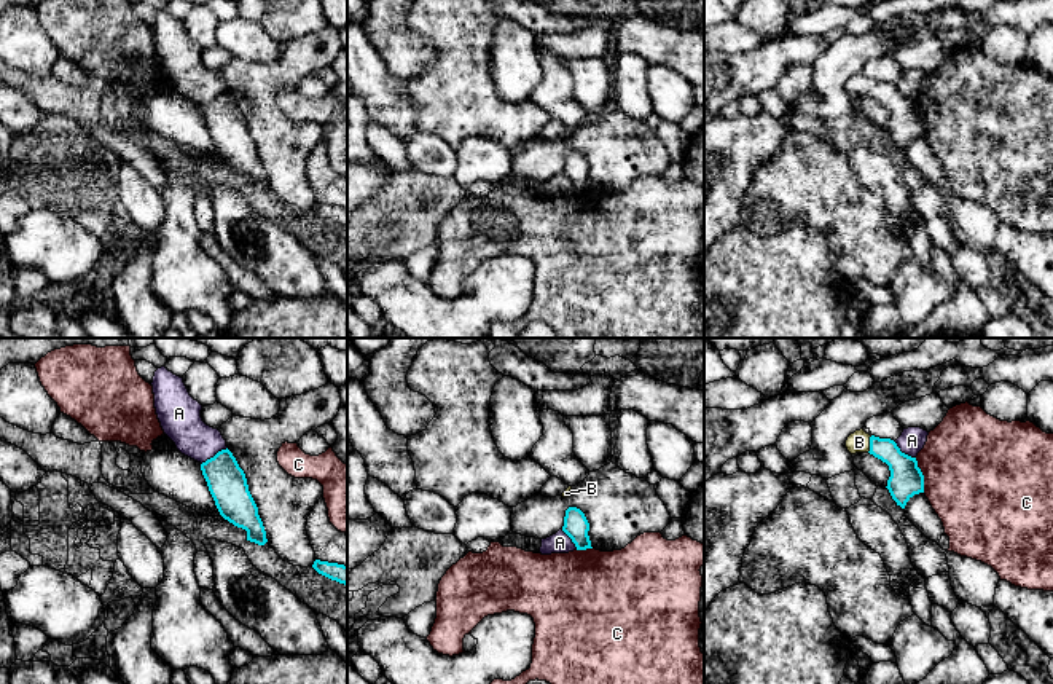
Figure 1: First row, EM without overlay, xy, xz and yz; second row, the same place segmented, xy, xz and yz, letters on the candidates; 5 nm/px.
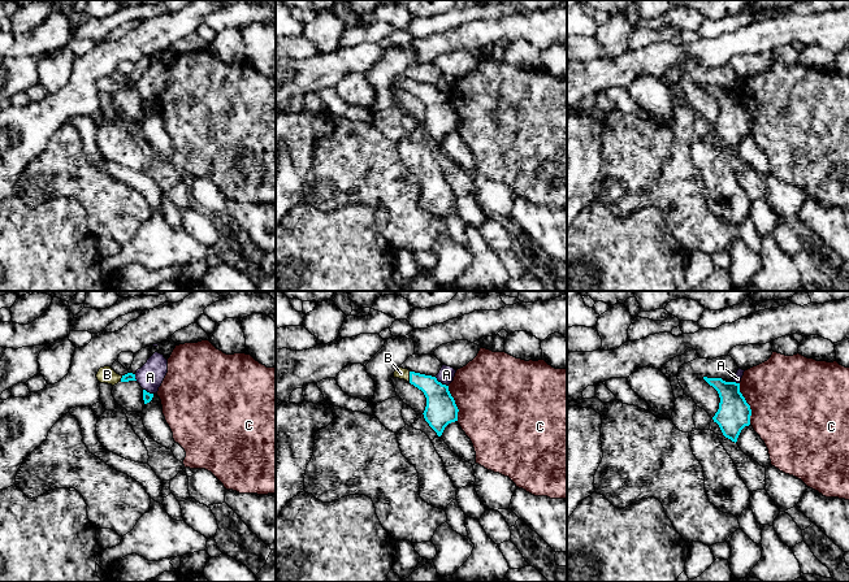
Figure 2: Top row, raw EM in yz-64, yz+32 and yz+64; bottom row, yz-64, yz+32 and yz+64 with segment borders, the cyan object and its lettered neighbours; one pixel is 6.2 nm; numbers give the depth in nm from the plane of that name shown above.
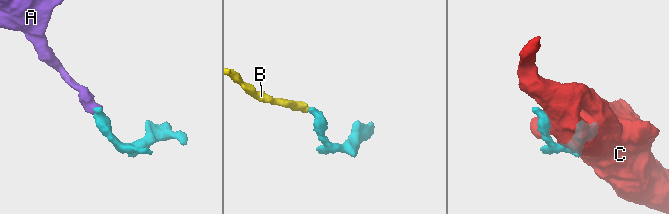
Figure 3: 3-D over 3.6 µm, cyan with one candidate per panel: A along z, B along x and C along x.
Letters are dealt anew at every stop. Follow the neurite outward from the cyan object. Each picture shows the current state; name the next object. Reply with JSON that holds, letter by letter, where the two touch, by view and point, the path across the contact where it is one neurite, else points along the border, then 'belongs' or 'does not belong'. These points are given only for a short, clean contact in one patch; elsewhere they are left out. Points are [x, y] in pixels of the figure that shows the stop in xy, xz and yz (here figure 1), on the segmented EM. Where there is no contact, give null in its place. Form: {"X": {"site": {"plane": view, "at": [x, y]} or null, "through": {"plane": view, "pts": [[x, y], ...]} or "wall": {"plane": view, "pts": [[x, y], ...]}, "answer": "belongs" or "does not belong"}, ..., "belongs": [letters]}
{"A": {"site": {"plane": "xy", "at": [215, 455]}, "wall": {"plane": "xy", "pts": [[227, 447], [201, 464]]}, "answer": "does not belong"}, "B": {"site": {"plane": "yz", "at": [870, 444]}, "through": {"plane": "yz", "pts": [[905, 479], [870, 444], [859, 442]]}, "answer": "belongs"}, "C": {"site": {"plane": "yz", "at": [923, 475]}, "answer": "does not belong"}, "belongs": ["B"]}

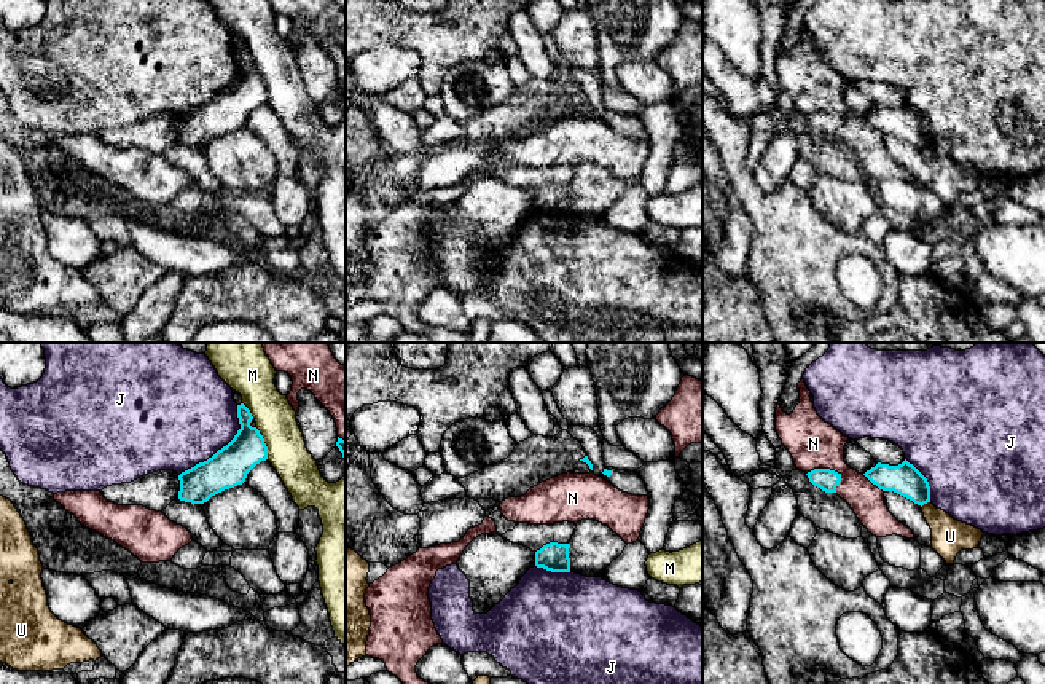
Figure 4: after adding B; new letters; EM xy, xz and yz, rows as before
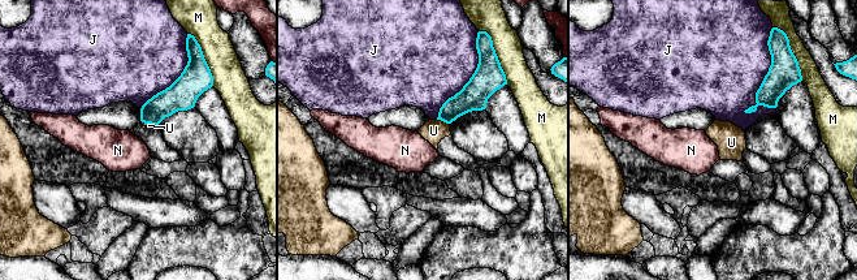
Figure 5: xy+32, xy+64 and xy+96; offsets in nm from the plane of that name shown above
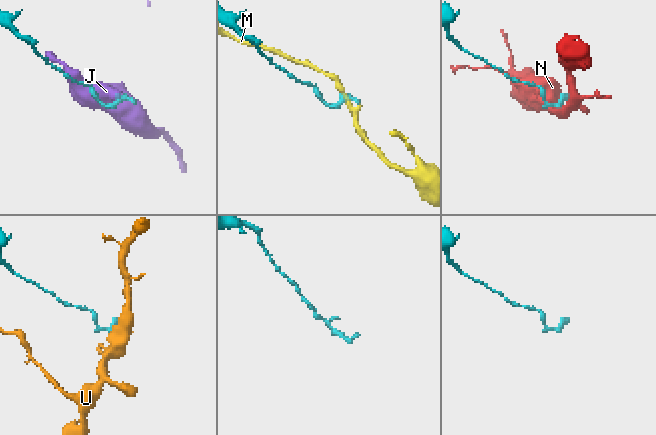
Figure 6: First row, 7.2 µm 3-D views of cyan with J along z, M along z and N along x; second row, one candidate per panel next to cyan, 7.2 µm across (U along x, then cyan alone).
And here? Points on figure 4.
{"J": {"site": {"plane": "xy", "at": [223, 447]}, "answer": "does not belong"}, "M": {"site": {"plane": "xy", "at": [265, 444]}, "answer": "does not belong"}, "N": {"site": {"plane": "yz", "at": [825, 469]}, "answer": "does not belong"}, "U": {"site": {"plane": "yz", "at": [924, 503]}, "wall": {"plane": "yz", "pts": [[929, 501], [921, 507]]}, "answer": "does not belong"}, "belongs": []}

